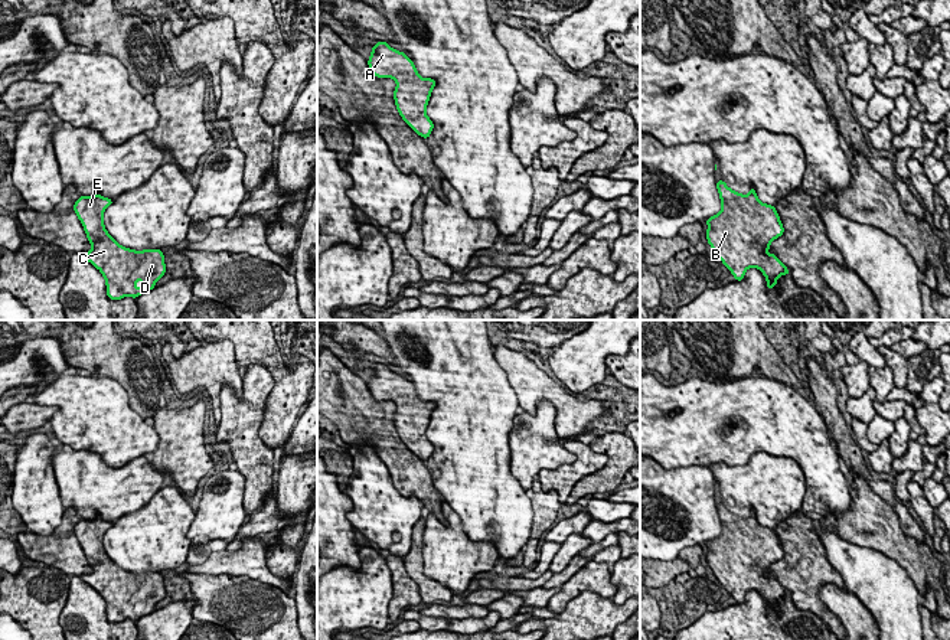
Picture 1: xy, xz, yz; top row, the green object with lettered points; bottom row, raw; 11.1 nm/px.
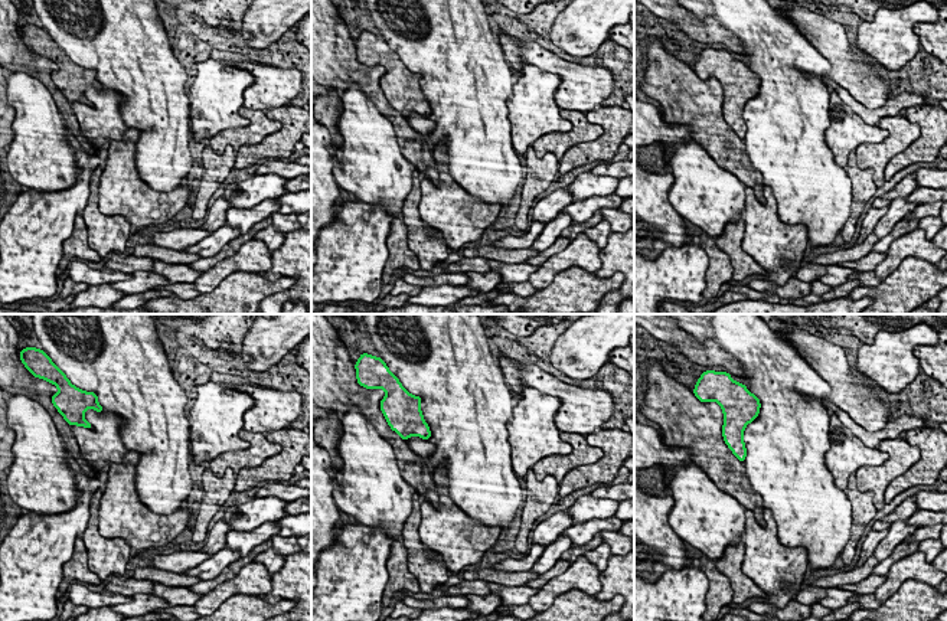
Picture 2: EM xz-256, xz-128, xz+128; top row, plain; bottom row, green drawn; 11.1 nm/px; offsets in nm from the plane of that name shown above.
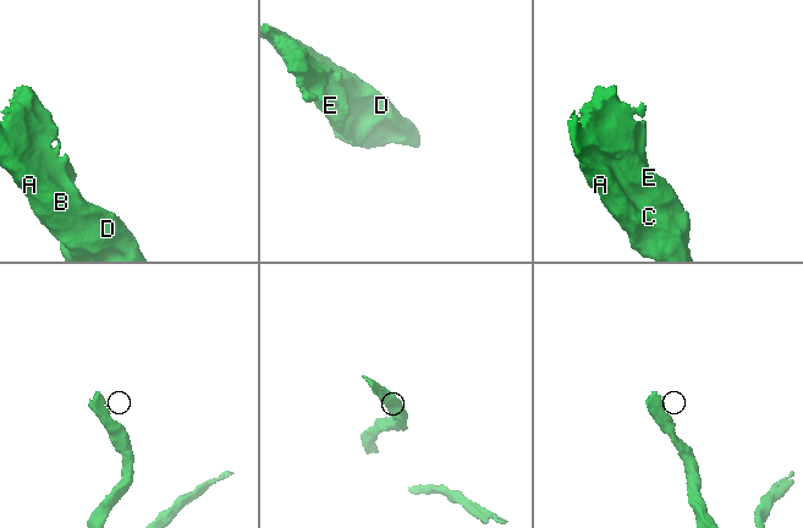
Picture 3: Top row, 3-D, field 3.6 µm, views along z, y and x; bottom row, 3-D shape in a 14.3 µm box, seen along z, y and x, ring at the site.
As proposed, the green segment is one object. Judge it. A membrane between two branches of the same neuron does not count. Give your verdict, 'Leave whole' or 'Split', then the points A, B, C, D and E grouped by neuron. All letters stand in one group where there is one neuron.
Leave whole. Groups: A B C D E

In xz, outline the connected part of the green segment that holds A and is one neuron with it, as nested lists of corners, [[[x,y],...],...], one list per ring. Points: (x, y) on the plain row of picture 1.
[[[376,365],[368,388],[376,401],[392,401],[396,405],[394,422],[402,443],[422,461],[428,461],[434,445],[427,438],[427,427],[435,402],[418,398],[414,385],[386,365]]]

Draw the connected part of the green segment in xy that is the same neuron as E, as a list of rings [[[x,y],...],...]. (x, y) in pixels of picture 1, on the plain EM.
[[[99,516],[81,517],[75,525],[74,533],[92,568],[92,572],[81,575],[81,579],[104,598],[110,623],[121,623],[125,618],[137,621],[153,613],[156,604],[166,597],[164,578],[161,572],[124,571],[107,555],[102,539],[112,525]]]

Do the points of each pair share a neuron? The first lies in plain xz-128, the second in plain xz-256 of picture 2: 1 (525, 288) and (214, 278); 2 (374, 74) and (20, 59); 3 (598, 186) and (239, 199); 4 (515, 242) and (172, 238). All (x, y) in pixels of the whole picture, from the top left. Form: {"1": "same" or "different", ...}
{"1": "different", "2": "same", "3": "same", "4": "same"}

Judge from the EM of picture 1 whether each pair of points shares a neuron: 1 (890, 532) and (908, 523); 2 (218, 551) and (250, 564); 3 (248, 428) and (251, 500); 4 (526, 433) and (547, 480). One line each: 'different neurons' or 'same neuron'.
1: different neurons
2: same neuron
3: same neuron
4: different neurons

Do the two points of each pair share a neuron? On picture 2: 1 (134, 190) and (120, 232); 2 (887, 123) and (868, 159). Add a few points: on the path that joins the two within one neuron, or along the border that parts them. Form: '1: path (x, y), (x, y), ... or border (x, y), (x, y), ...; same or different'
1: border (98, 196), (101, 212), (121, 215), (131, 225); different
2: path (892, 133), (892, 140), (878, 154); same

